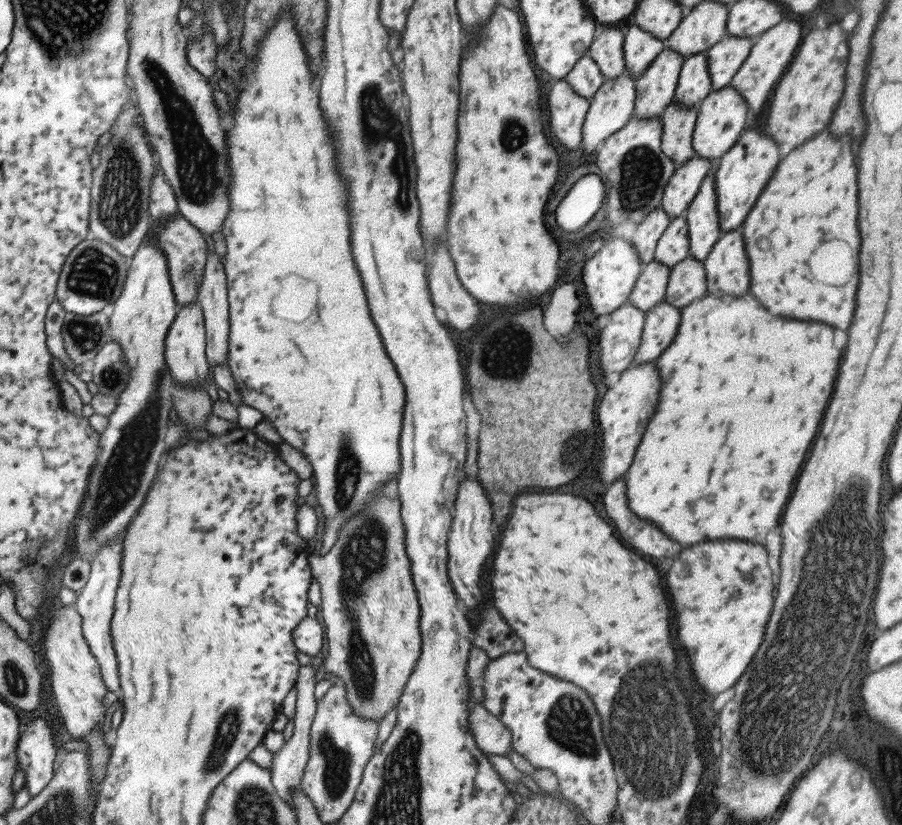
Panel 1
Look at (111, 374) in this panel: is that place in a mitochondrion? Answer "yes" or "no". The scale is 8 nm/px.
yes

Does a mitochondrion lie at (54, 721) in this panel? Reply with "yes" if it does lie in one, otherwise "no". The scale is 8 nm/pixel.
no

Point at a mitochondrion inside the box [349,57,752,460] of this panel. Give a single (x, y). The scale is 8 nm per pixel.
(378, 124)

